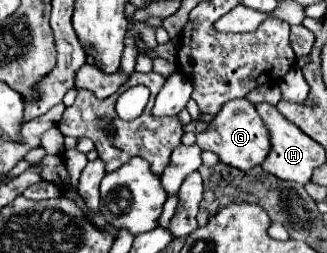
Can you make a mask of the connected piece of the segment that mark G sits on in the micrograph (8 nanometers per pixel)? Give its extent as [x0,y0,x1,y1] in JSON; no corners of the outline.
[197,99,269,171]

